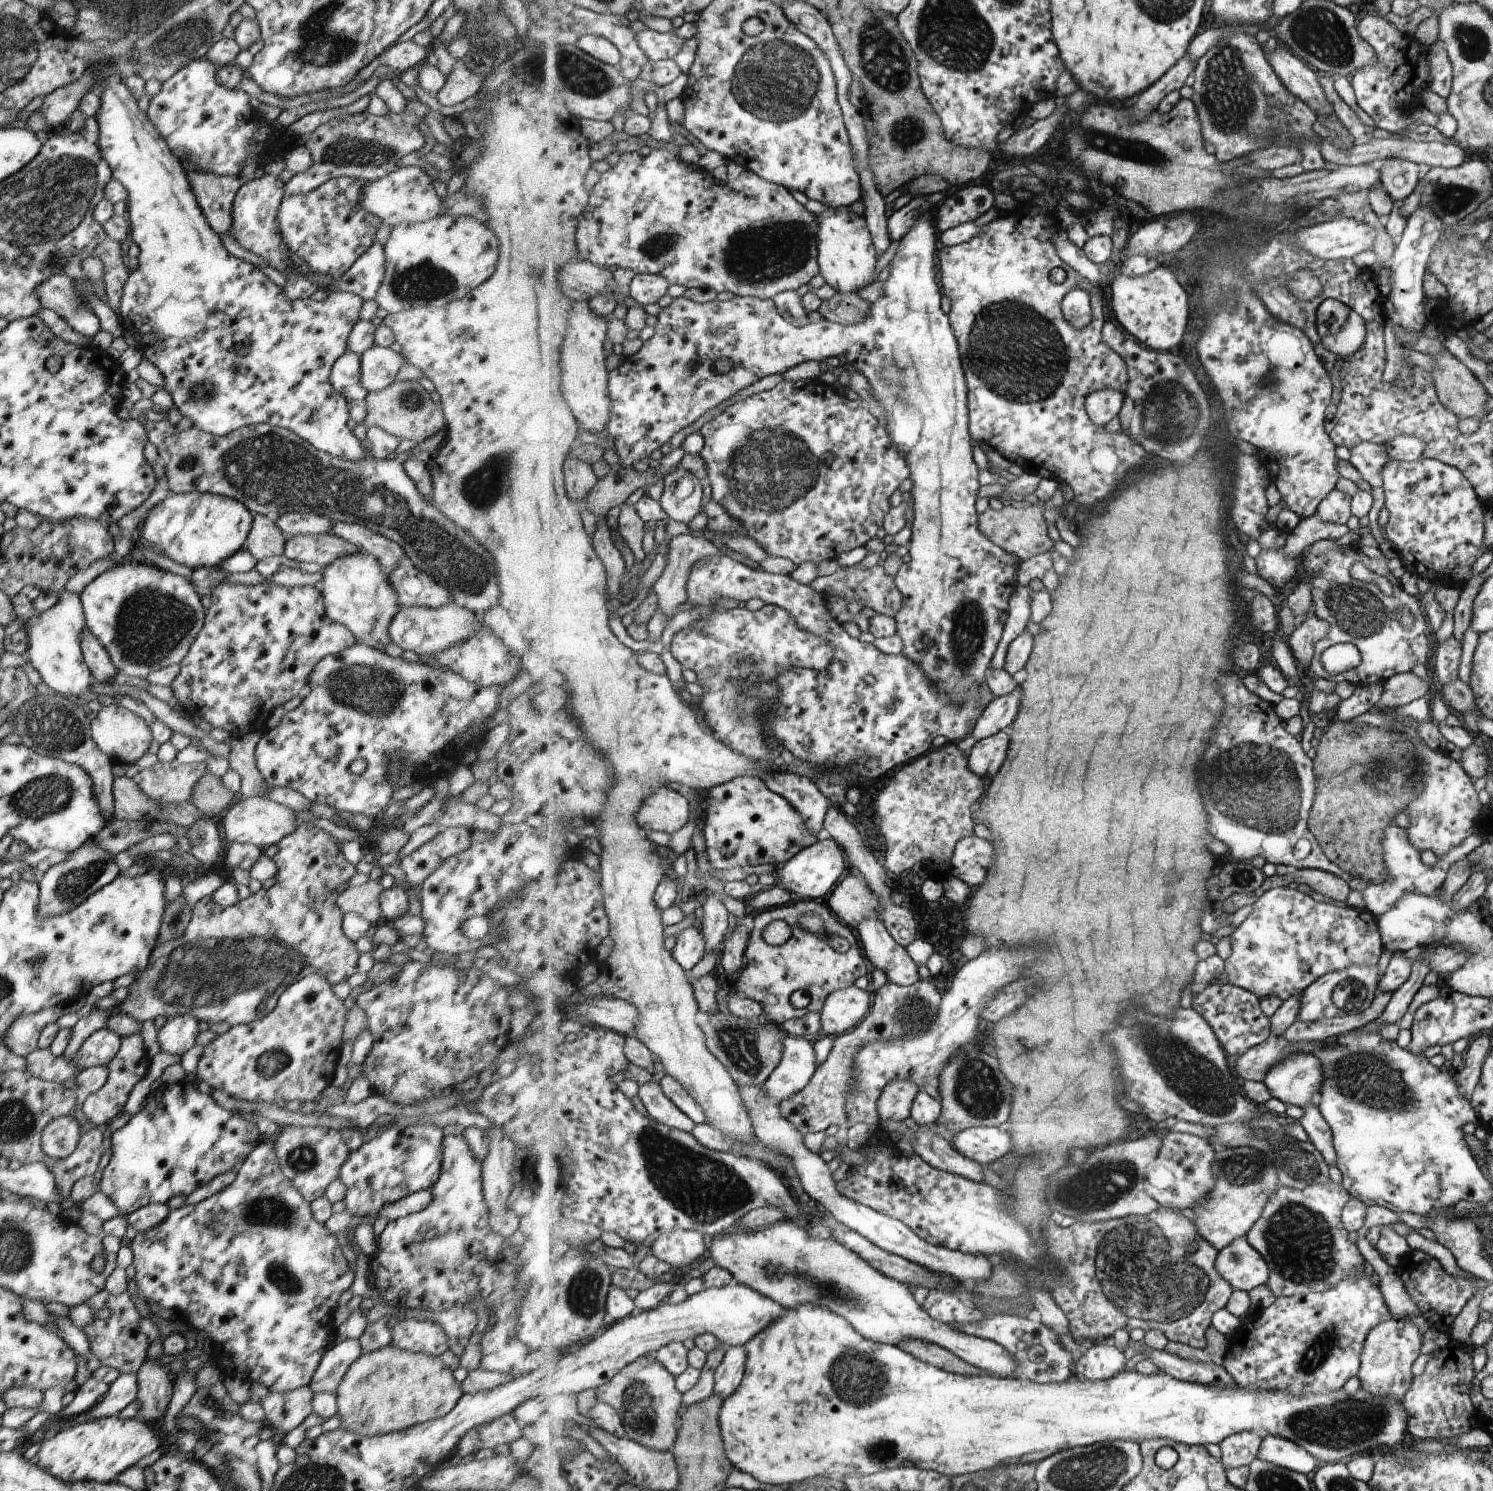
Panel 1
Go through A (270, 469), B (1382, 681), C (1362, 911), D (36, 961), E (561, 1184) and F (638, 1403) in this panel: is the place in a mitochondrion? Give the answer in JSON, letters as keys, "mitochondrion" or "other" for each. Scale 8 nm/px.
{"A":"mitochondrion","B":"other","C":"other","D":"mitochondrion","E":"other","F":"mitochondrion"}

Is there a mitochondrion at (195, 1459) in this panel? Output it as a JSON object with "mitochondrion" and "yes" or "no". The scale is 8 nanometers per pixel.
{"mitochondrion":"no"}

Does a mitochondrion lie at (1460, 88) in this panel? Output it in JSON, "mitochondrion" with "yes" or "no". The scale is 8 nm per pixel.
{"mitochondrion":"no"}

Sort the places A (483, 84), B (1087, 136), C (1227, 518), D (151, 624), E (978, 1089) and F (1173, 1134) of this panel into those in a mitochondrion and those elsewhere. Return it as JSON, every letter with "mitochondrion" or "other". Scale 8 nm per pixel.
{"A":"other","B":"mitochondrion","C":"other","D":"mitochondrion","E":"mitochondrion","F":"other"}

